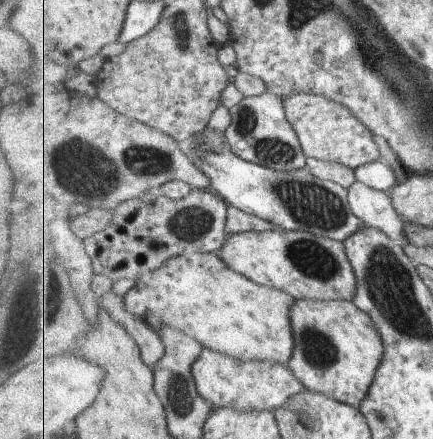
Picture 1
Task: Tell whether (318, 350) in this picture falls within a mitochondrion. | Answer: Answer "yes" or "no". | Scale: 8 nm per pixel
yes

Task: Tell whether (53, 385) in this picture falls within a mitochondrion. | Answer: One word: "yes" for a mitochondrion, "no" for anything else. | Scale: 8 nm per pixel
no

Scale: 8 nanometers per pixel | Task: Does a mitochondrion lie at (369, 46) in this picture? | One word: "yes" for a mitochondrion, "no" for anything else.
yes

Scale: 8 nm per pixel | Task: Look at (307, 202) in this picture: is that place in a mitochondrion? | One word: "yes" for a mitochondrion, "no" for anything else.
yes

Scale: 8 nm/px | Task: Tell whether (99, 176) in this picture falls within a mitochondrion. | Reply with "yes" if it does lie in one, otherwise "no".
yes

